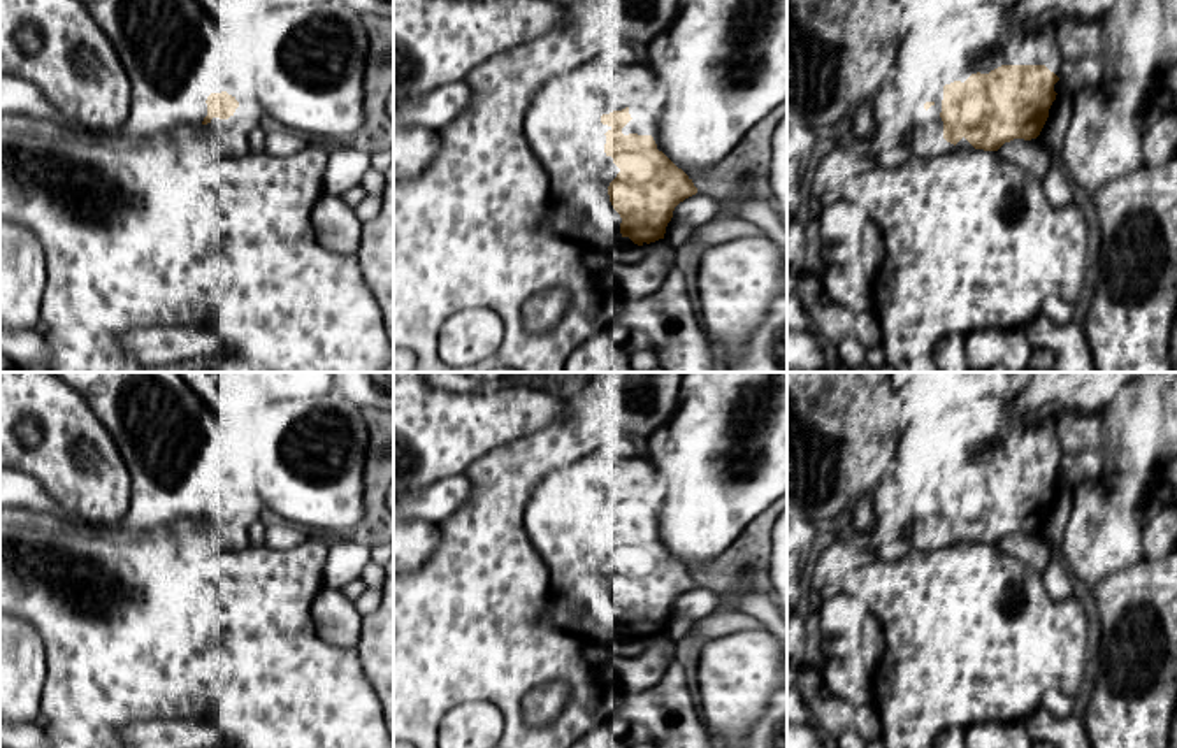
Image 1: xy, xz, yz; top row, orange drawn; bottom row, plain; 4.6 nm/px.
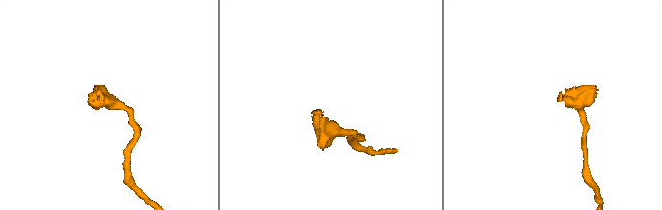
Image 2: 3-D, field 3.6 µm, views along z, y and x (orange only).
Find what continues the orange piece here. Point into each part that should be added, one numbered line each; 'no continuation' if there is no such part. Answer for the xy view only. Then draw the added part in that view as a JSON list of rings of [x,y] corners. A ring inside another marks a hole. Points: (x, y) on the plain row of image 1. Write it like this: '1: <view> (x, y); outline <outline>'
1: xy (174, 450); outline [[[181,372],[53,374],[84,397],[130,472],[130,507],[112,527],[202,518],[207,490],[239,476],[214,413]]]

